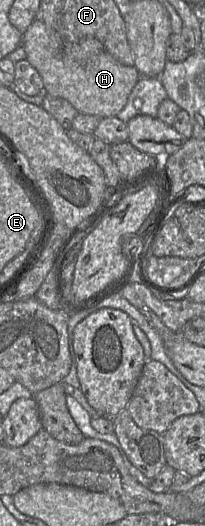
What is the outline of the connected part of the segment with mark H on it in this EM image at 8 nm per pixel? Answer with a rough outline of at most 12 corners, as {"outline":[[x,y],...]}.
{"outline":[[34,19],[22,36],[44,91],[116,116],[141,77],[105,49],[73,60]]}

